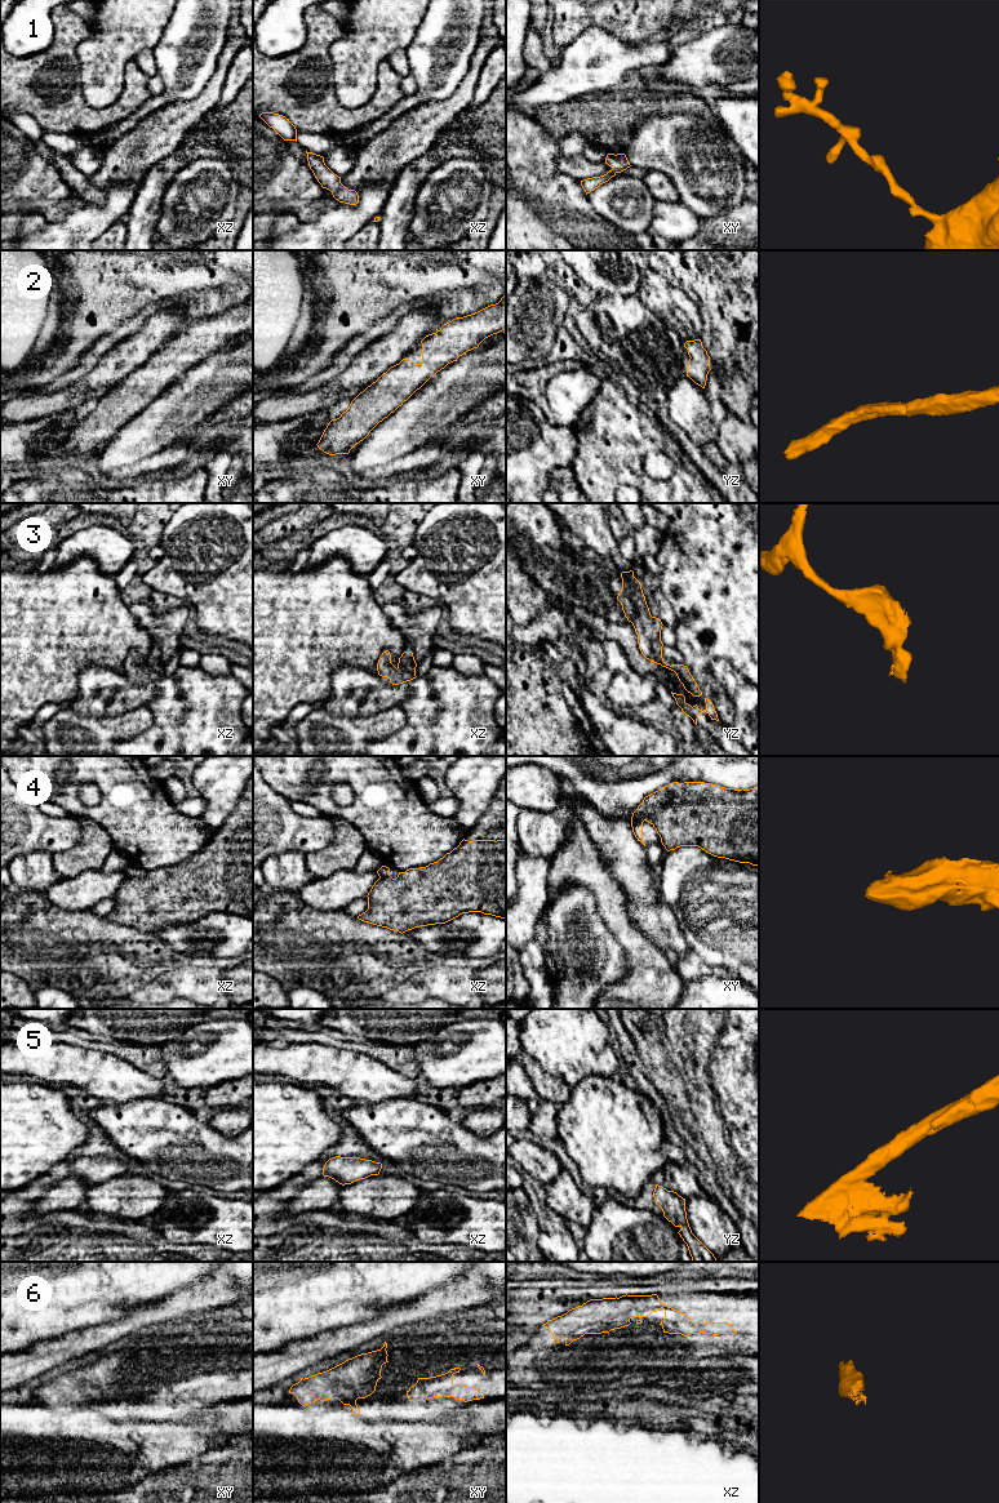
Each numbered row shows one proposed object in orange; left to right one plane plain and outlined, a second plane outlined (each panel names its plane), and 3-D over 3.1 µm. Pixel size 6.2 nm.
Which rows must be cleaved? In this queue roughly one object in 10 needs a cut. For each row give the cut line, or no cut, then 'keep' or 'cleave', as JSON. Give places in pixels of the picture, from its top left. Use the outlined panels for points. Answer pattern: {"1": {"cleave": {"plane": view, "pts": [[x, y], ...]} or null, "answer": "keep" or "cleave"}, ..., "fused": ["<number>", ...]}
{"1": {"cleave": null, "answer": "keep"}, "2": {"cleave": null, "answer": "keep"}, "3": {"cleave": null, "answer": "keep"}, "4": {"cleave": {"plane": "xy", "pts": [[643, 819], [631, 821]]}, "answer": "cleave"}, "5": {"cleave": null, "answer": "keep"}, "6": {"cleave": null, "answer": "keep"}, "fused": ["4"]}

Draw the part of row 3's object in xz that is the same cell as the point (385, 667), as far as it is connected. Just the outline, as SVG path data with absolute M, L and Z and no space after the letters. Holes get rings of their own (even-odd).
M388 650L383 652L377 663L378 675L387 677L392 685L399 685L416 679L416 667L412 652L404 652L395 667L391 663L391 654Z

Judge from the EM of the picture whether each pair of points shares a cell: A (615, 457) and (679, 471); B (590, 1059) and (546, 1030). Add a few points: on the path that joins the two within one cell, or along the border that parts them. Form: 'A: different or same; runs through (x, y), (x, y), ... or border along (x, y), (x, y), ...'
A: same; runs through (631, 472), (647, 485), (665, 485)
B: same; runs through (580, 1049), (562, 1034), (556, 1034)

